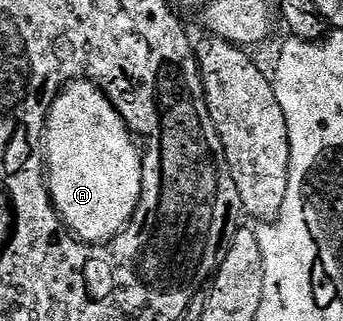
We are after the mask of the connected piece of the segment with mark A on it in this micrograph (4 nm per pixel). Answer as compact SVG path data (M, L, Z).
M72 81L59 92L47 114L43 154L47 192L63 226L84 243L106 244L127 226L143 192L143 155L135 148L133 132L102 89L91 81Z

